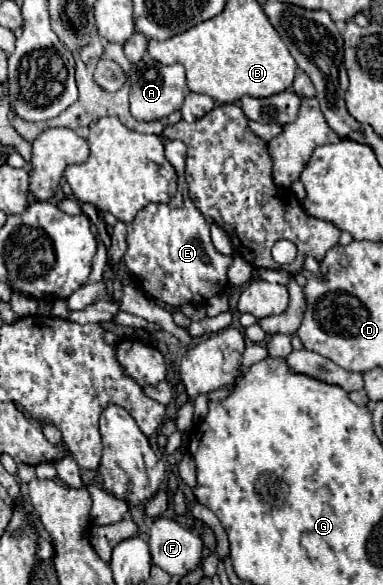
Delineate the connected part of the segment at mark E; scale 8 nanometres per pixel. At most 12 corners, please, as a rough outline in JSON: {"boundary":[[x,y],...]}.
{"boundary":[[166,139],[178,173],[168,203],[128,223],[122,261],[172,307],[226,291],[232,257],[188,197],[186,145]]}

